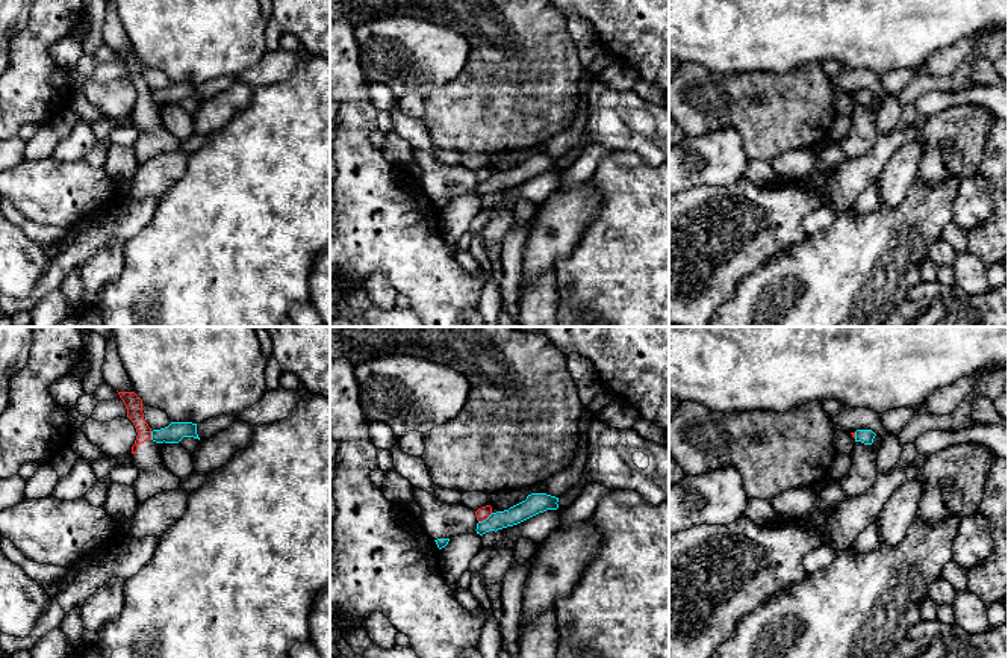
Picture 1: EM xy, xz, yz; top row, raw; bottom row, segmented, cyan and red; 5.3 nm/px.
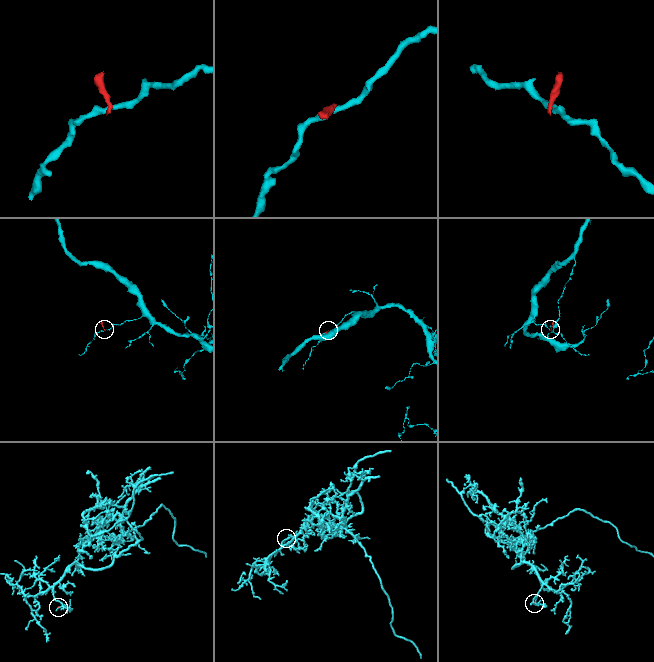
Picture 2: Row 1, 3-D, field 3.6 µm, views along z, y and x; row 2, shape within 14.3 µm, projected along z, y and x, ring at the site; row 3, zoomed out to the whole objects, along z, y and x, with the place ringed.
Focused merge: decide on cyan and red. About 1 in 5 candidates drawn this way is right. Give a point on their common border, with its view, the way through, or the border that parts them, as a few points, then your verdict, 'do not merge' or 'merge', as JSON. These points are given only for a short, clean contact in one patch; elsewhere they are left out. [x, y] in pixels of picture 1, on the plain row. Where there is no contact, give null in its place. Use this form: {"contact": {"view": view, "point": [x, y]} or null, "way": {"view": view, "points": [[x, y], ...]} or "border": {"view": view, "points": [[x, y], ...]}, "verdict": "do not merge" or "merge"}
{"contact": {"view": "xz", "point": [486, 180]}, "border": {"view": "xz", "points": [[492, 174], [479, 183]]}, "verdict": "do not merge"}

